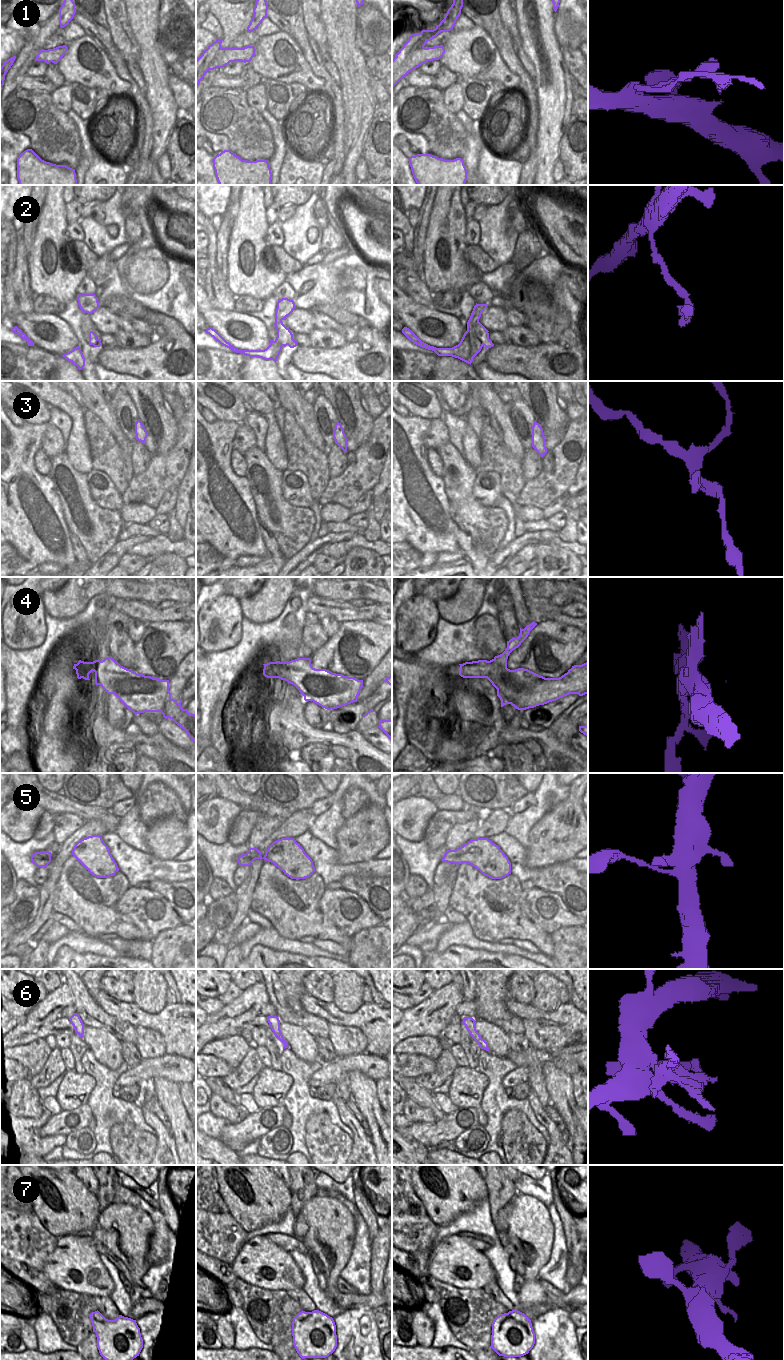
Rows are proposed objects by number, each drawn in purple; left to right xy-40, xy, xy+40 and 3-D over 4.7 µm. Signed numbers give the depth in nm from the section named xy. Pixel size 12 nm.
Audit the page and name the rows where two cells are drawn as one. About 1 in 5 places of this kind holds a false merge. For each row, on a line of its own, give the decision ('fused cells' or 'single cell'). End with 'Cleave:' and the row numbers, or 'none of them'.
1: single cell
2: single cell
3: single cell
4: fused cells
5: single cell
6: single cell
7: single cell
Cleave: 4

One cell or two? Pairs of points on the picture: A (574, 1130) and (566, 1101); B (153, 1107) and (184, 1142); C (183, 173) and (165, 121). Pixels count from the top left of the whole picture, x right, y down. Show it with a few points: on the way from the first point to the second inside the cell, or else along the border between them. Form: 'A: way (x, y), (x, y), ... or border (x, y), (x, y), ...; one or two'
A: way (572, 1123), (566, 1108); one
B: border (159, 1105), (170, 1125), (170, 1132); two
C: border (176, 112), (176, 121), (165, 151); two

